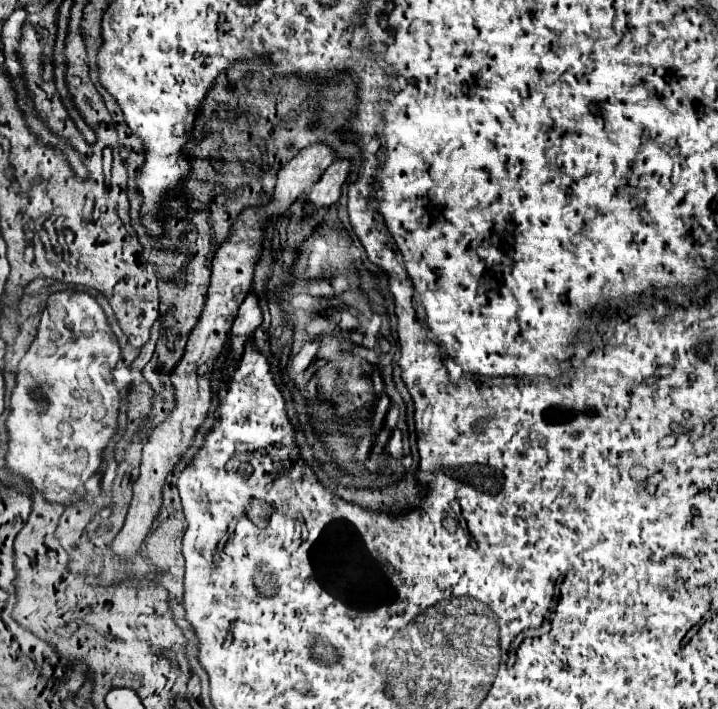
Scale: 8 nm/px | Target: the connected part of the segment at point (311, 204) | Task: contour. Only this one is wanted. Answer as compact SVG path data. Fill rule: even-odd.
M343 158L343 160L335 160L325 174L321 176L321 180L311 188L309 196L307 196L307 210L313 208L327 208L339 202L341 196L341 186L349 176L353 162Z

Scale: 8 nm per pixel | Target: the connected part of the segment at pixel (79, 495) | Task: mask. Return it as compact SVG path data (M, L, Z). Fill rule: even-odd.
M59 290L49 296L37 336L21 358L15 376L11 412L5 422L9 432L5 468L11 476L29 482L51 504L73 506L89 494L85 482L97 474L103 452L117 434L119 390L111 372L119 358L119 342L95 296L83 290Z

